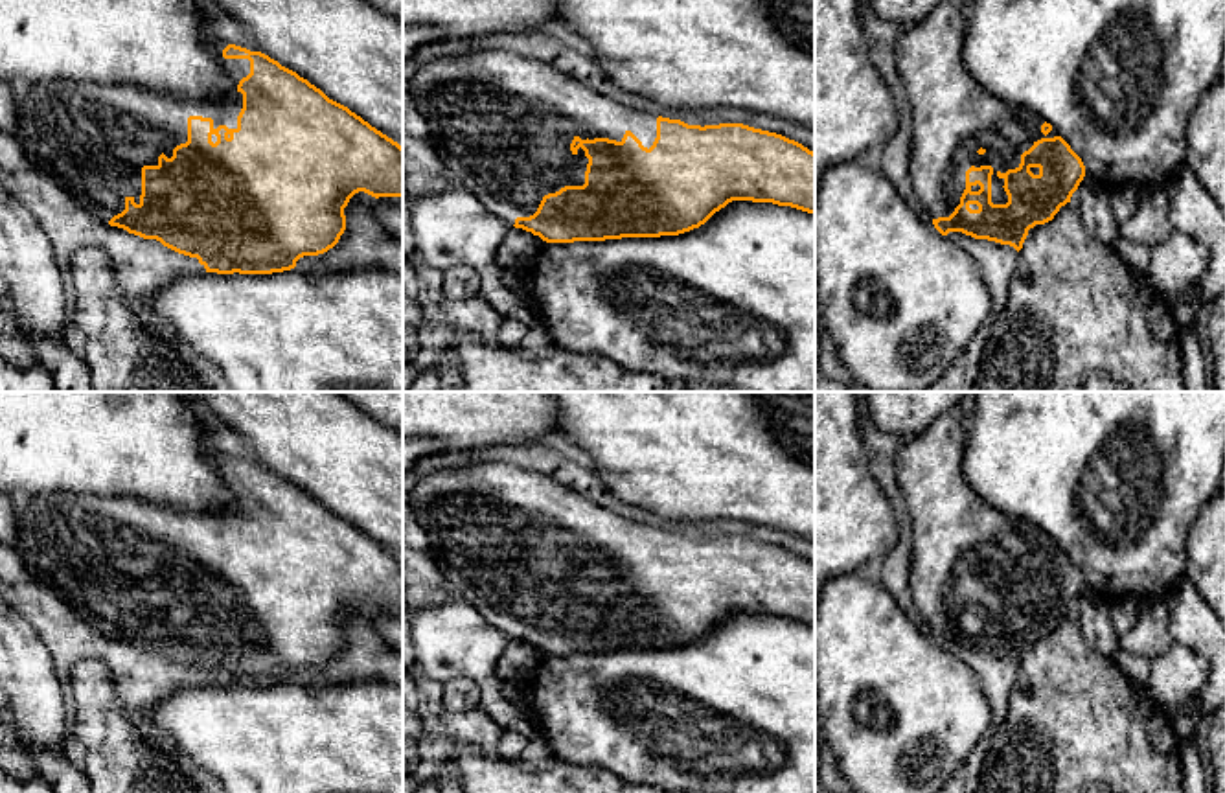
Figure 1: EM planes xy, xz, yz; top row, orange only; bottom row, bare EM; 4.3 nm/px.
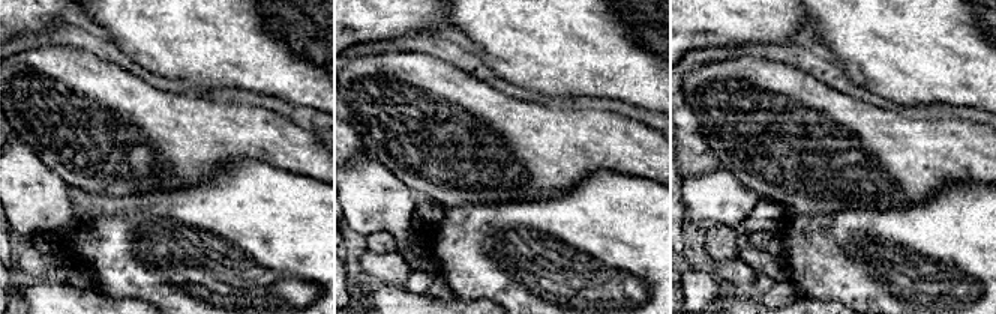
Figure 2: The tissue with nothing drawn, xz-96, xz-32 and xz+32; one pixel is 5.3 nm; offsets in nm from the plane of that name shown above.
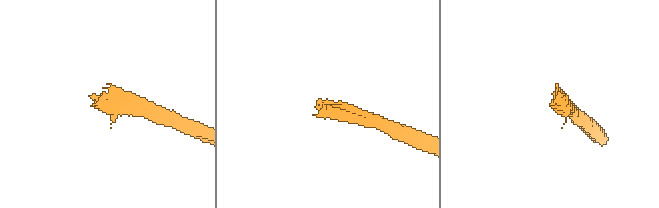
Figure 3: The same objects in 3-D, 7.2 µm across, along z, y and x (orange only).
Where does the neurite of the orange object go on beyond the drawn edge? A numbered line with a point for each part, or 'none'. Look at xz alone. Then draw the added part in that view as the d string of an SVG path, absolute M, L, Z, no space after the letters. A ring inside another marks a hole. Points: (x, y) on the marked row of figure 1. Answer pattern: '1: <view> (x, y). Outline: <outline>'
1: xz (503, 126). Outline: M511 52L434 59L418 70L410 92L414 109L432 129L430 145L449 178L509 226L517 217L533 215L544 195L585 184L589 158L581 147L576 155L570 151L576 136L622 142L631 131L647 149L657 138L657 114L618 103L543 61Z

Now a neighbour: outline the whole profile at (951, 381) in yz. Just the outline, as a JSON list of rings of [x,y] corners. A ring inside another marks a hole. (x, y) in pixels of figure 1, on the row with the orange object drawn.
[[[960,357],[933,386],[925,392],[960,392],[966,374],[966,361]]]

